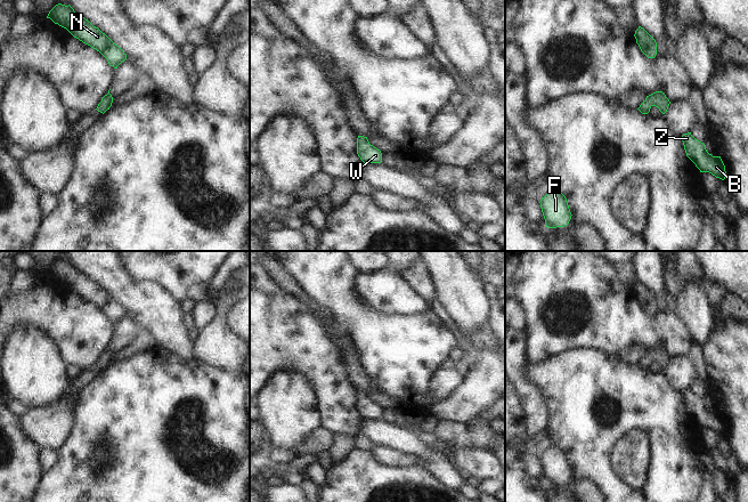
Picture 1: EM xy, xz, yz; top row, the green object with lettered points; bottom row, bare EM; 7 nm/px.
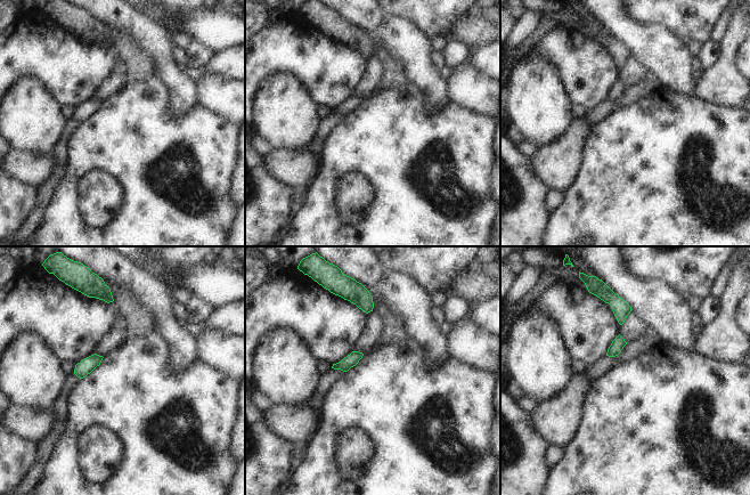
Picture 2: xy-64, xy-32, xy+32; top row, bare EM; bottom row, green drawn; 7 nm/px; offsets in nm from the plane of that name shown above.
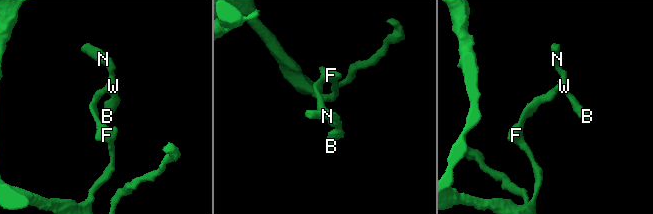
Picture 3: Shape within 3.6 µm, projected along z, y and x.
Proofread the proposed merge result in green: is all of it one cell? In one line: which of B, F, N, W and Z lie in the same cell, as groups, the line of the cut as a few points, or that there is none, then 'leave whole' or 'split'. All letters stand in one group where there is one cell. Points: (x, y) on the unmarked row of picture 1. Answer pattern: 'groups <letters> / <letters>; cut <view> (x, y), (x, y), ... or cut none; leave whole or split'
groups B F N W Z; cut none; leave whole

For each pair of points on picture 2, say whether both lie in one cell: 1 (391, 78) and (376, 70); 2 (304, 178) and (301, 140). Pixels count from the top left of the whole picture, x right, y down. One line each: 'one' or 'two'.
1: two
2: two

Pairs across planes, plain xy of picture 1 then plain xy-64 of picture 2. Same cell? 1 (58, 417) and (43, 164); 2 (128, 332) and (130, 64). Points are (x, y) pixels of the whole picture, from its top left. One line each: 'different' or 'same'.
1: same
2: different

